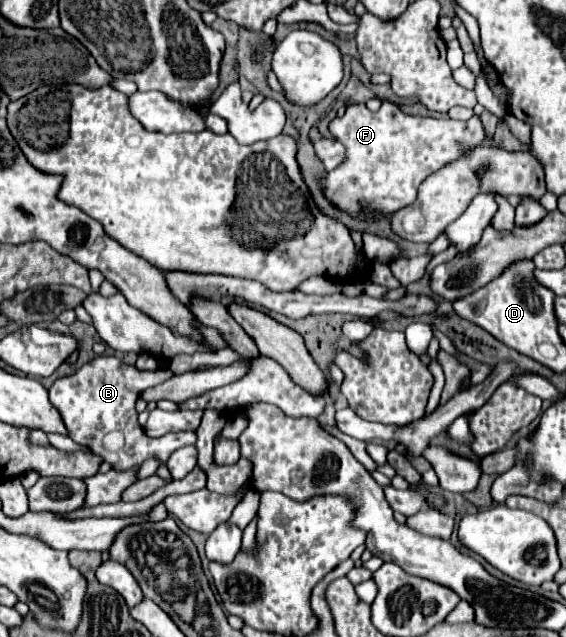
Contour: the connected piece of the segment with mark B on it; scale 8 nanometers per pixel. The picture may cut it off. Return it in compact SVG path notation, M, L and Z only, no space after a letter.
M100 355L82 365L74 375L54 381L50 387L50 403L60 411L68 437L78 445L84 445L102 455L104 461L114 465L114 469L122 471L140 465L148 457L158 457L162 463L166 463L166 457L170 457L174 449L182 445L194 445L196 433L170 432L159 438L151 438L140 427L134 405L144 389L168 381L172 375L174 373L168 367L158 371L138 371L136 367L122 363L118 357Z

